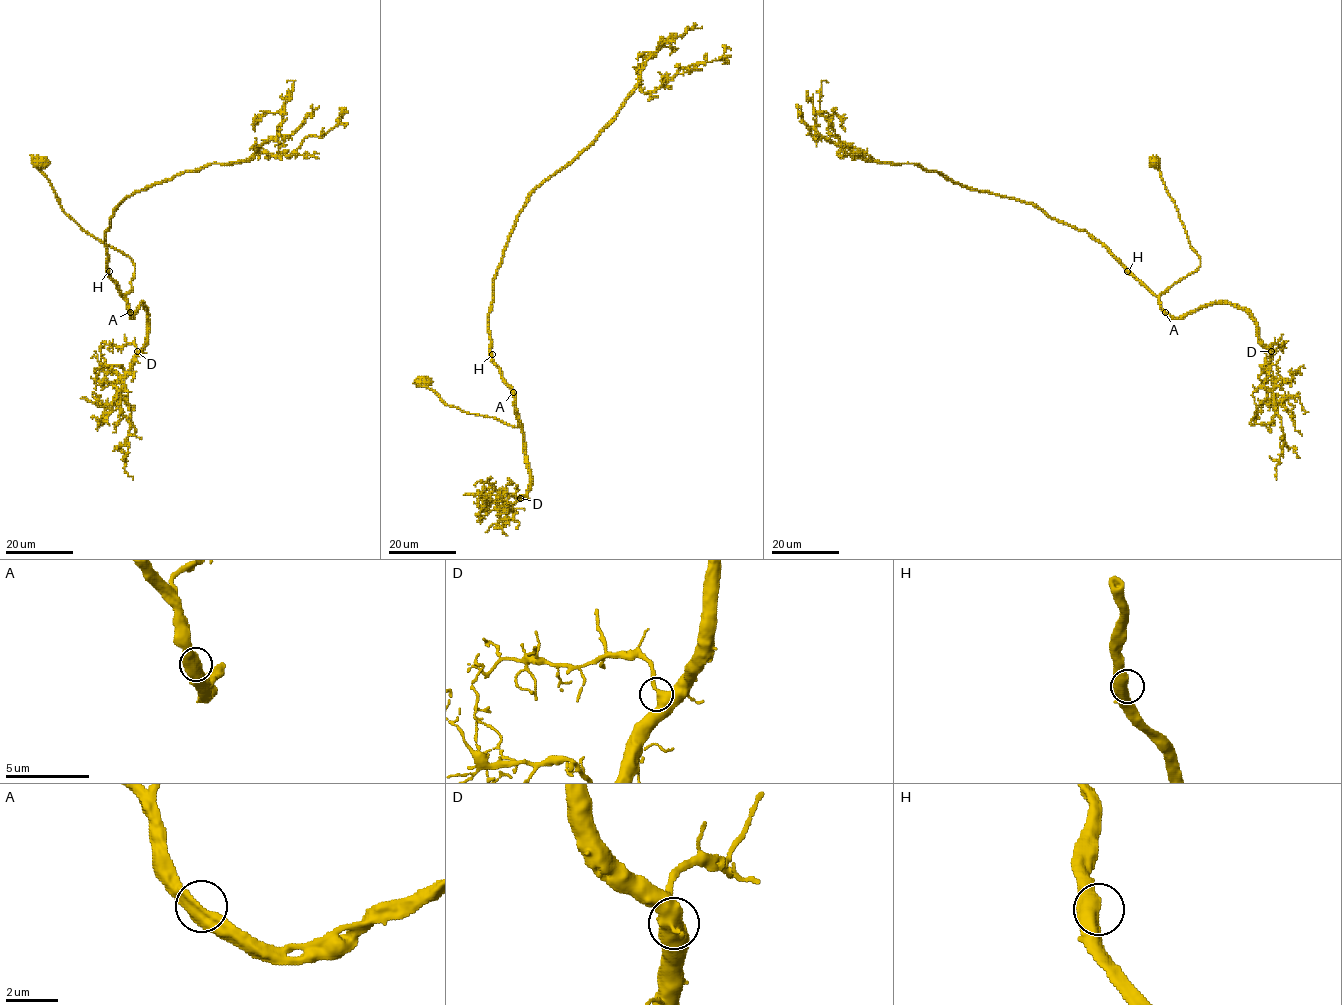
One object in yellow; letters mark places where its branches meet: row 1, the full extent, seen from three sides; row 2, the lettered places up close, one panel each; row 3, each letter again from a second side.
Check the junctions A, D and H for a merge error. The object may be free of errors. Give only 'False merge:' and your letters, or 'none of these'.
False merge: none of these

